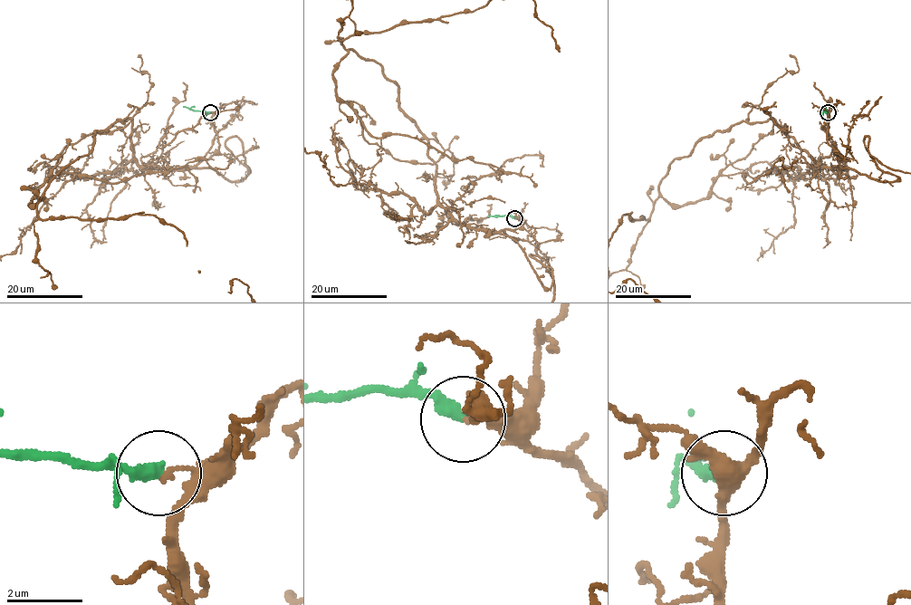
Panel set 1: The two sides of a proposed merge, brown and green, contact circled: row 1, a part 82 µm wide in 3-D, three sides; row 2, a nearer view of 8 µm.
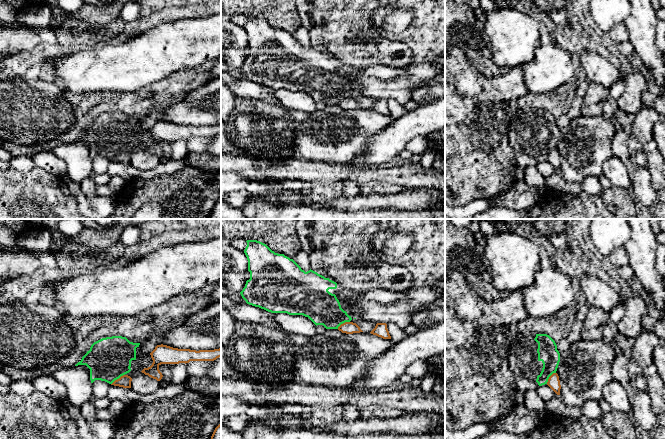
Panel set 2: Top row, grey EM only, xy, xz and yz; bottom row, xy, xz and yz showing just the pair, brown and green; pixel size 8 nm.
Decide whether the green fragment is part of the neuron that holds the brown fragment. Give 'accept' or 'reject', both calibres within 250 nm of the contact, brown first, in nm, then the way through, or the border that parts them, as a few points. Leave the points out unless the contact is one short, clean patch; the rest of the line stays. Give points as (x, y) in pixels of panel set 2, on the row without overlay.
reject; 100 nm thick on the brown side, 340 nm on the other; border along xy (124, 150), (111, 160)

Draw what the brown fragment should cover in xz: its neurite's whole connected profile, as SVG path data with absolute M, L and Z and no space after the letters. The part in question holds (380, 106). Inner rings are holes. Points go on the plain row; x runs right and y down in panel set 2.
M377 99L370 109L383 115L391 115L386 99Z

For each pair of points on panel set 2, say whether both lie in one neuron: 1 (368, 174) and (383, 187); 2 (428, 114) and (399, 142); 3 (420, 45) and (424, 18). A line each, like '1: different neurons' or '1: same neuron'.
1: different neurons
2: same neuron
3: same neuron

